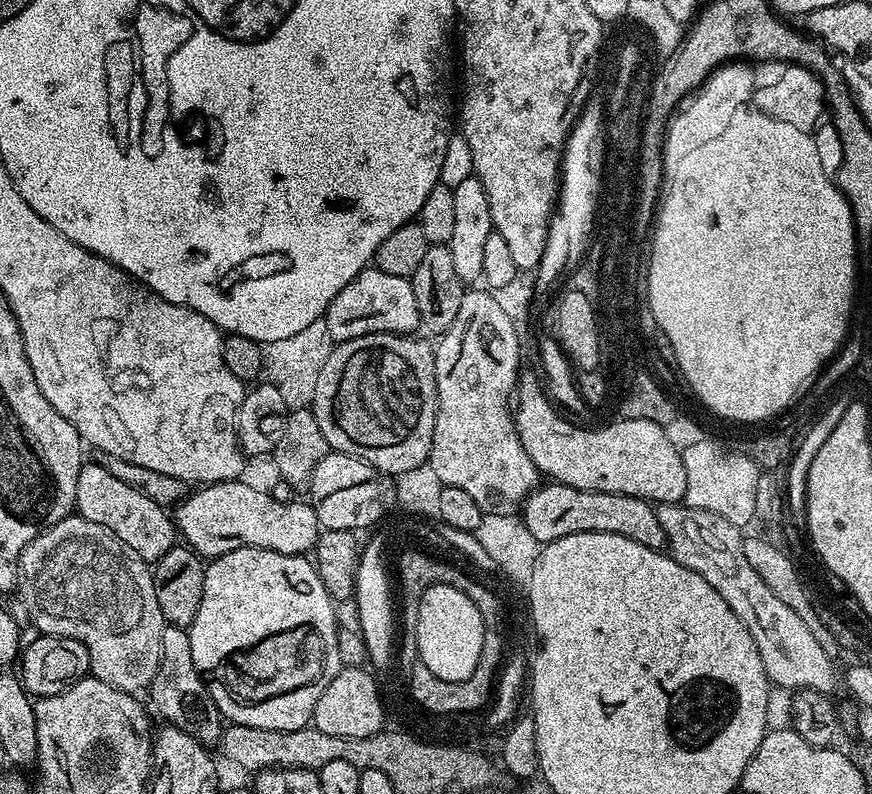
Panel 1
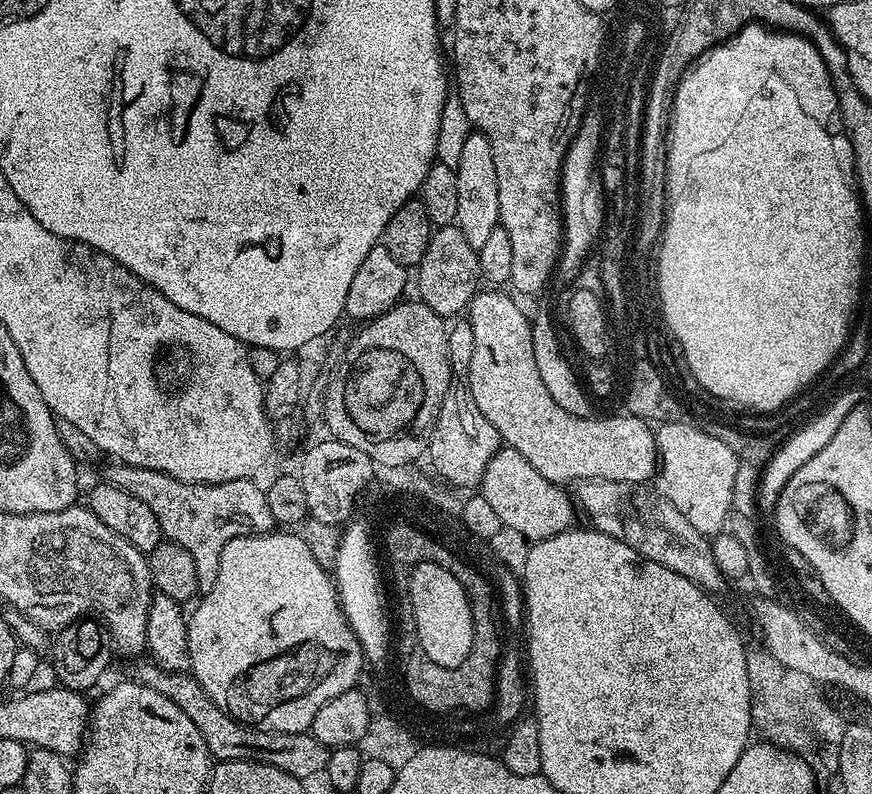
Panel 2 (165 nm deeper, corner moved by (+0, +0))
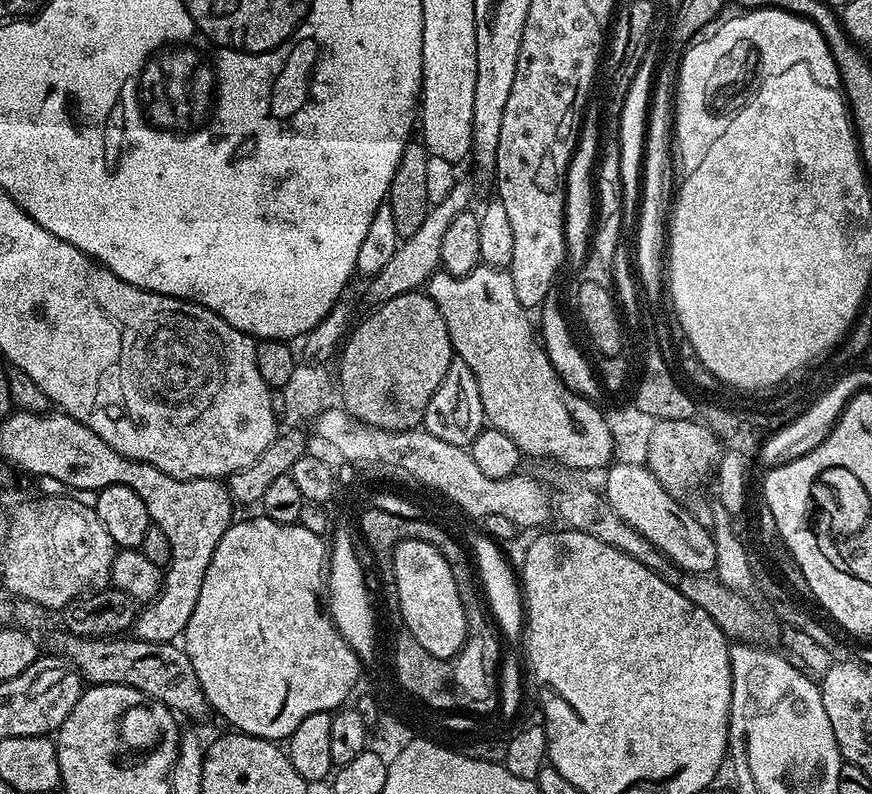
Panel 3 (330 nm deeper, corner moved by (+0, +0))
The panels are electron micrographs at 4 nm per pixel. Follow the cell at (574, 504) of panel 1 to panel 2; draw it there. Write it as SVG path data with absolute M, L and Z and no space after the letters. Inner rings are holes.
M501 446L490 458L490 462L486 462L478 485L479 495L490 502L501 525L518 531L529 542L557 536L575 525L572 523L576 520L578 508L573 497L569 493L568 497L564 491L561 485L553 484L551 480L538 474L538 470L534 470L534 466L530 466L530 462L526 462L526 458L518 454L518 450L507 446Z

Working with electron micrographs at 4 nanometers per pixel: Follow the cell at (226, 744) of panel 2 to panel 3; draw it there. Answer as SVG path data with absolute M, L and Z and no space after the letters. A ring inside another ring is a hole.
M67 630L59 631L49 638L48 644L52 647L49 649L62 659L69 660L89 685L130 686L147 699L165 704L181 717L209 715L208 699L183 647L135 638L85 638Z

